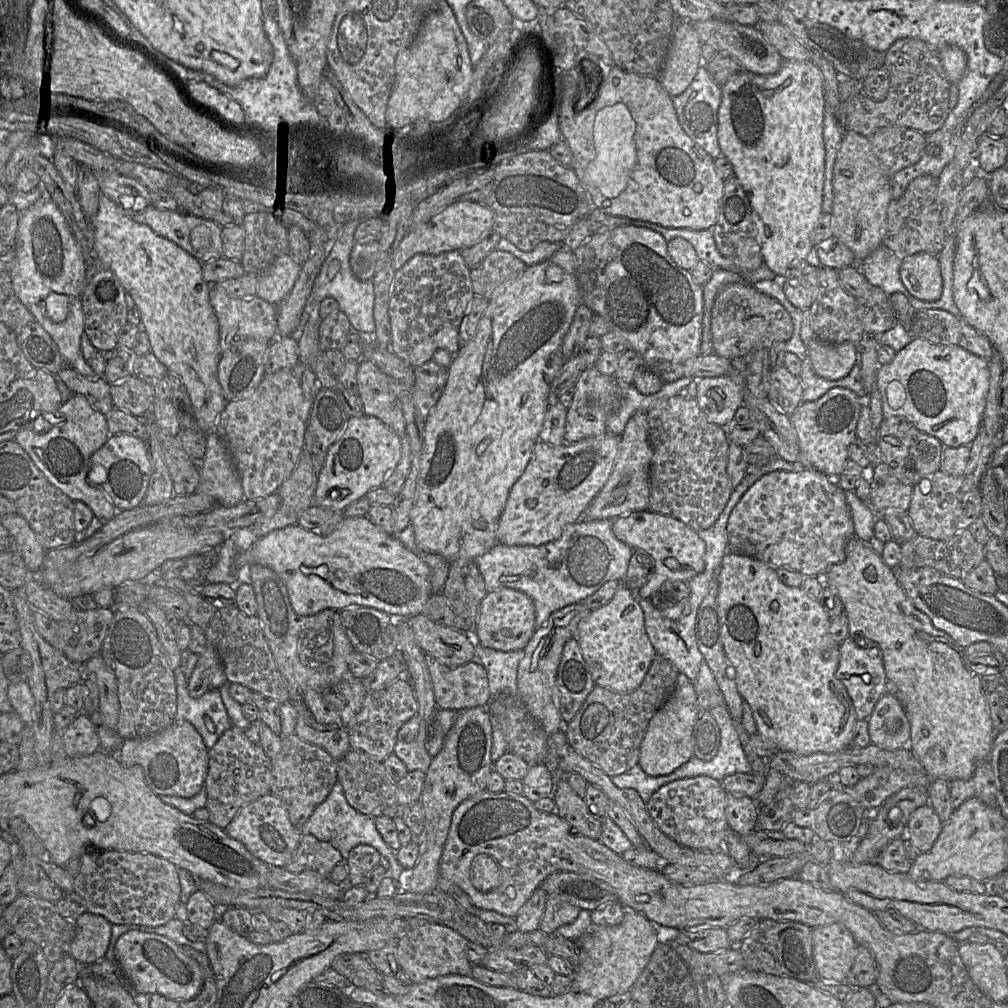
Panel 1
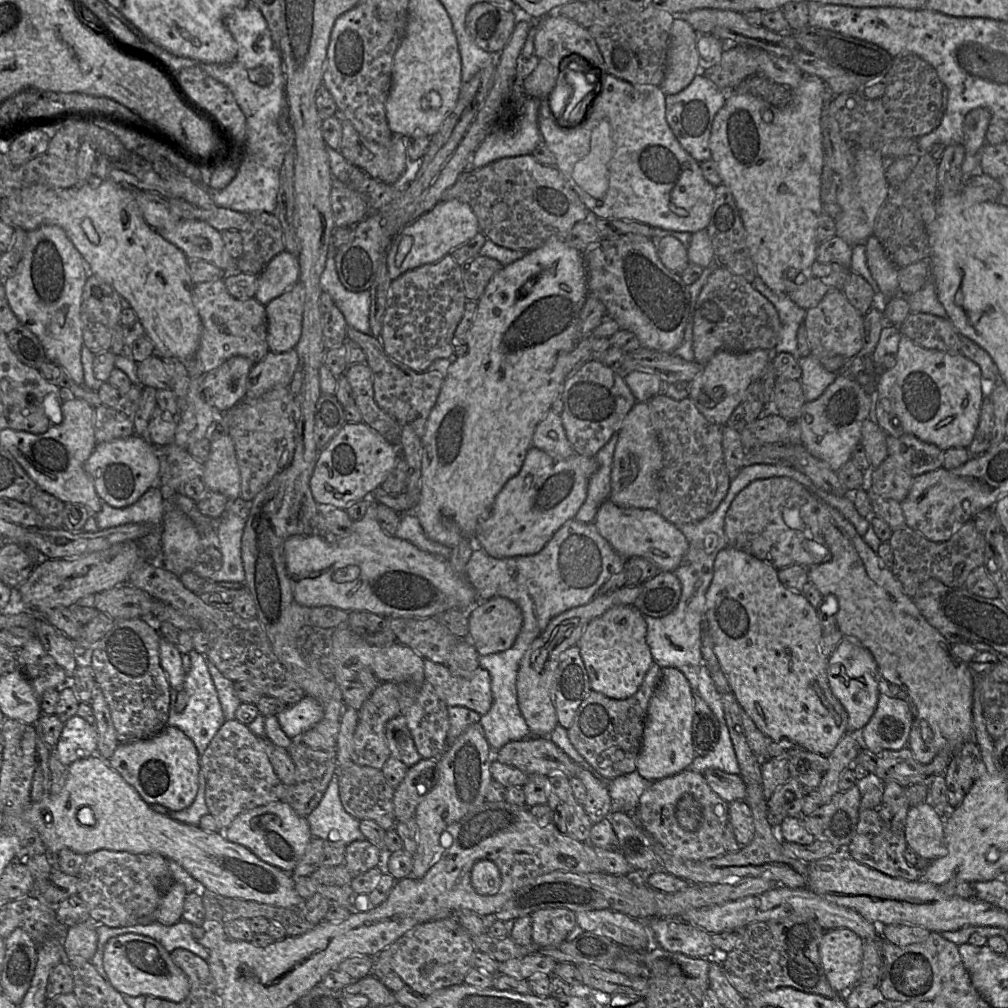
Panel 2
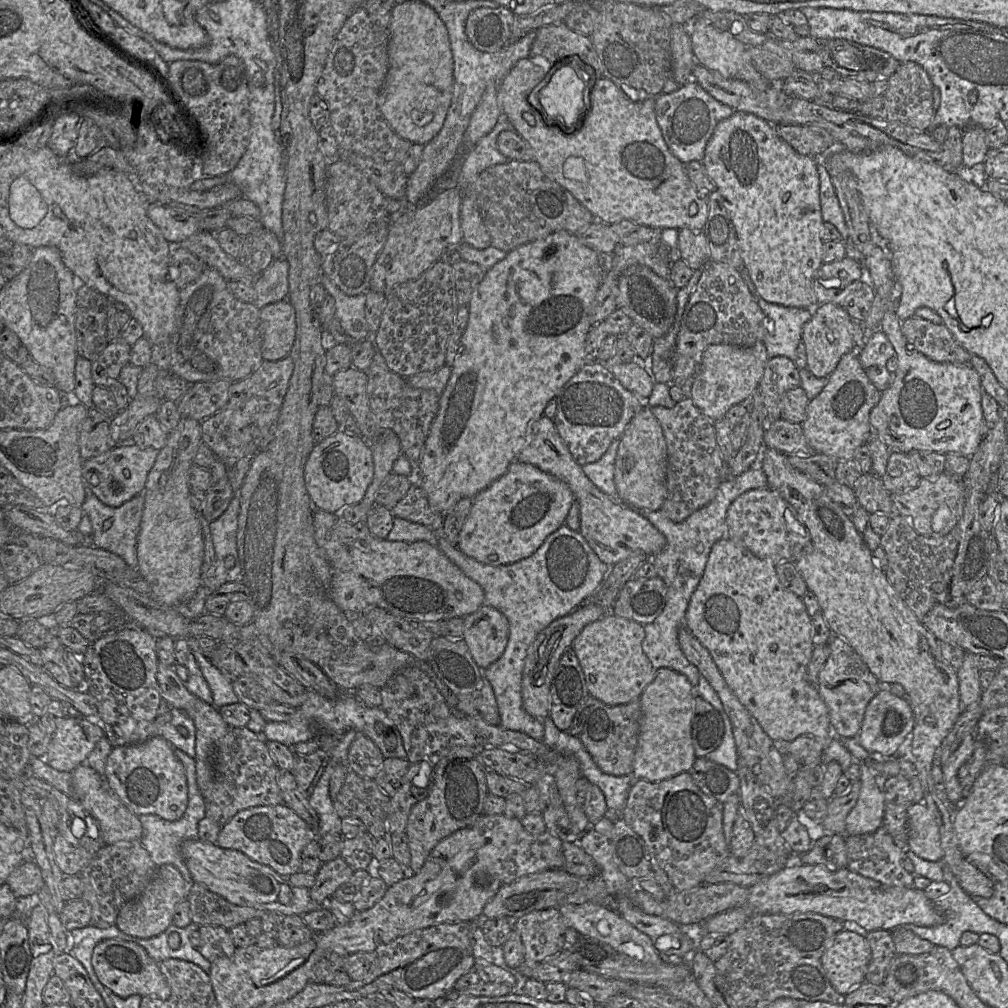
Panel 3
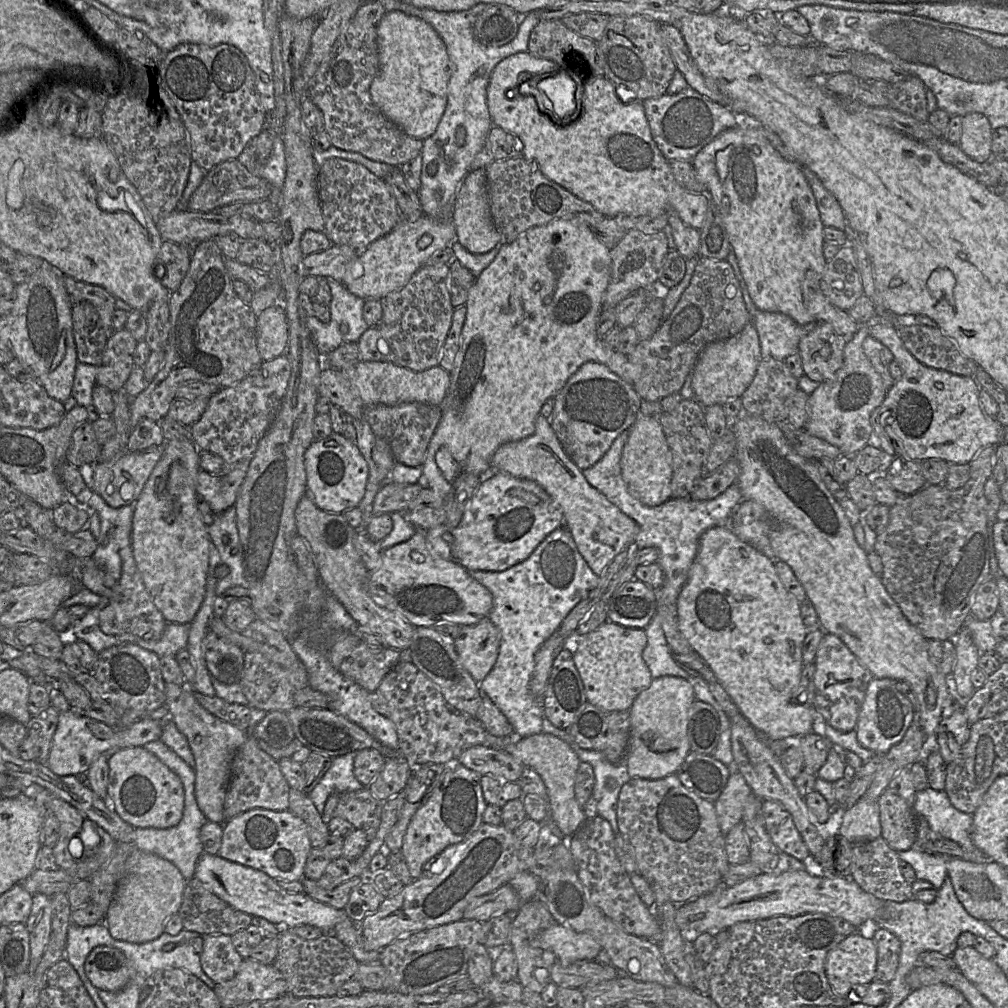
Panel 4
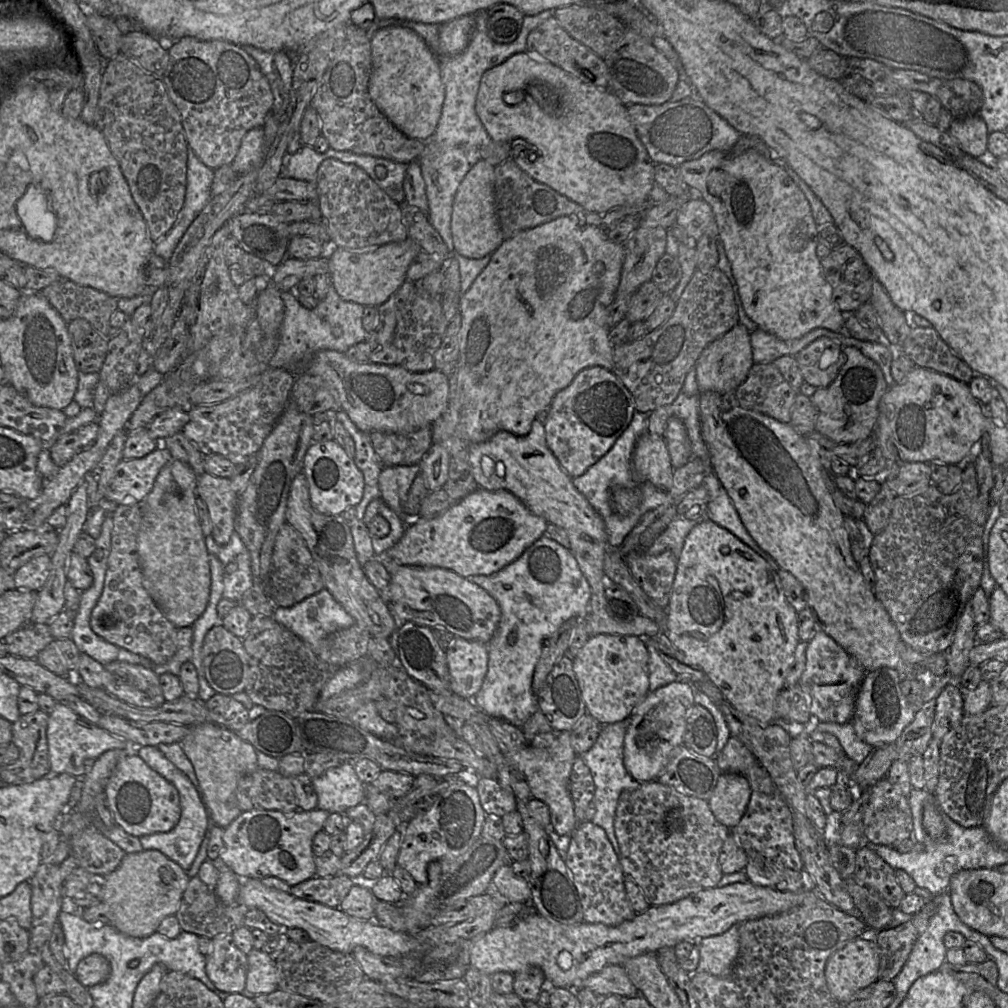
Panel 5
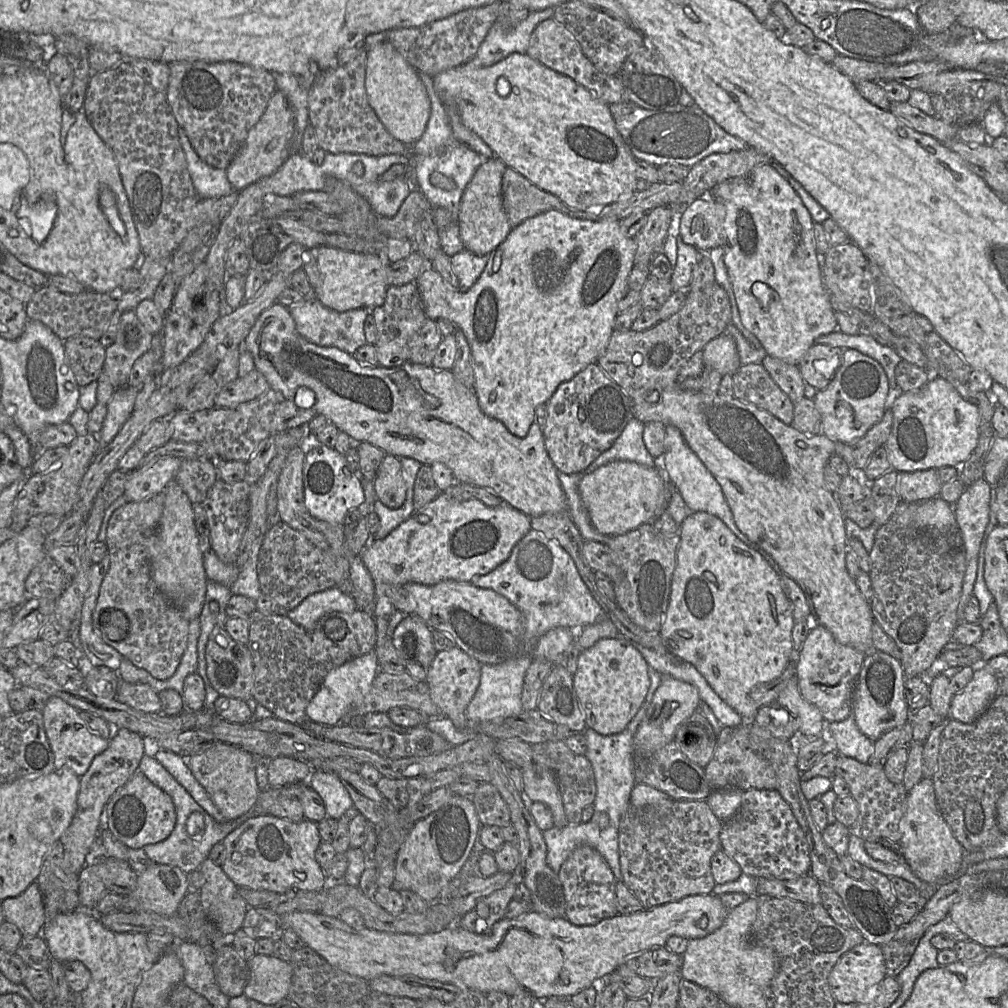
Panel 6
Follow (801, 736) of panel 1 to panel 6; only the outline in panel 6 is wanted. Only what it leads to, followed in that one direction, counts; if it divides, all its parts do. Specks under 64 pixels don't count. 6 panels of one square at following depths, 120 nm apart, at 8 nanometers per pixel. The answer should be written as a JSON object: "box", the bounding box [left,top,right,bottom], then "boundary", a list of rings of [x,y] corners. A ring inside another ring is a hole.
{"box":[660,512,795,721],"boundary":[[[690,512],[679,527],[679,546],[676,553],[676,566],[671,578],[671,591],[665,620],[660,629],[662,641],[669,654],[678,660],[692,664],[706,679],[717,695],[732,707],[745,721],[753,721],[758,707],[750,697],[750,691],[758,684],[778,678],[791,662],[793,649],[792,629],[795,624],[792,604],[785,595],[778,573],[757,551],[743,543],[717,516],[707,512]]]}

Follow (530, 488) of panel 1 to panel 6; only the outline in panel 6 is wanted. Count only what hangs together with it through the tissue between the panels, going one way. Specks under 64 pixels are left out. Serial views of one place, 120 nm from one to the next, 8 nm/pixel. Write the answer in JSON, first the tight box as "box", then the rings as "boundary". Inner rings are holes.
{"box":[360,491,531,646],"boundary":[[[443,491],[387,537],[373,538],[360,557],[375,586],[376,646],[382,646],[385,642],[389,620],[396,611],[385,595],[386,584],[404,586],[418,583],[432,586],[445,580],[471,582],[473,576],[485,575],[503,563],[515,544],[531,529],[531,517],[505,502],[488,507],[476,499],[455,500]]]}

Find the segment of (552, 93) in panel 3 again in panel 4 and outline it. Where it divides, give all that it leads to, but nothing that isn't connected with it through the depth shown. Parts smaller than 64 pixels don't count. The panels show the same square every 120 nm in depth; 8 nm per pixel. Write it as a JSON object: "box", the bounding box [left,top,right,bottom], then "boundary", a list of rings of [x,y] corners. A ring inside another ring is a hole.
{"box":[535,69,581,122],"boundary":[[[560,69],[548,78],[543,78],[535,84],[541,94],[547,117],[555,122],[564,122],[563,119],[571,116],[576,109],[581,110],[580,83],[563,69]]]}

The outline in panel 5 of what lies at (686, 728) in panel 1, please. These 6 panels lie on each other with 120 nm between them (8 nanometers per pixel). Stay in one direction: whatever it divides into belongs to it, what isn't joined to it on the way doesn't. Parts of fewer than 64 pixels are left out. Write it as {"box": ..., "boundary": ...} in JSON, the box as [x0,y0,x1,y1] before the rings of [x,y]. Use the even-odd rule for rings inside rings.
{"box":[623,681,694,783],"boundary":[[[674,681],[649,692],[633,709],[624,739],[623,763],[636,782],[649,783],[658,779],[668,764],[672,751],[683,745],[687,716],[694,703],[693,686]]]}

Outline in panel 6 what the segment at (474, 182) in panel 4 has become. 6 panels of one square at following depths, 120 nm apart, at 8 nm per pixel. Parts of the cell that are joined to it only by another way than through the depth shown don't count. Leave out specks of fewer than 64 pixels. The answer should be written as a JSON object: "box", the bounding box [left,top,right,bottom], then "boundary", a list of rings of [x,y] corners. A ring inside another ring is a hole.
{"box":[458,156,511,256],"boundary":[[[493,156],[484,160],[466,186],[458,216],[458,227],[464,249],[478,256],[489,255],[508,236],[511,226],[505,213],[502,200],[502,178],[506,165]]]}

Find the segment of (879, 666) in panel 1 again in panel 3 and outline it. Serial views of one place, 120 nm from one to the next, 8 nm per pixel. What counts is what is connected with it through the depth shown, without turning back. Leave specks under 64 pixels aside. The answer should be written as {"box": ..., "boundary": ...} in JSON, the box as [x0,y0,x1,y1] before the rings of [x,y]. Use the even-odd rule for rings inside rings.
{"box":[817,636,882,738],"boundary":[[[833,636],[828,645],[830,654],[818,674],[817,689],[828,707],[833,735],[839,738],[854,737],[861,729],[868,703],[882,687],[882,683],[846,640]]]}

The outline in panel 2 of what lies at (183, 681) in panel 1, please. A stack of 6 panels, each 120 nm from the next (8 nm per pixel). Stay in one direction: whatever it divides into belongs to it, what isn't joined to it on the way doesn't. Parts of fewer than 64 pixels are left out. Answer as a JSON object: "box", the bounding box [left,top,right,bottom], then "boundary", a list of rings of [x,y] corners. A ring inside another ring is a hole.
{"box":[167,650,226,756],"boundary":[[[192,650],[189,656],[191,658],[191,670],[186,675],[184,681],[184,690],[187,692],[189,700],[182,713],[176,712],[175,707],[170,709],[167,726],[177,727],[182,730],[194,742],[201,756],[226,719],[214,682],[207,668],[206,656],[201,655],[195,650]]]}

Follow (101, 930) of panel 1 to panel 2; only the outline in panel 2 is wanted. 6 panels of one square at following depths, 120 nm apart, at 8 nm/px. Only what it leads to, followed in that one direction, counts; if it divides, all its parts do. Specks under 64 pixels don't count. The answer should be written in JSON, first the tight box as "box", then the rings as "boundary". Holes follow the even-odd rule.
{"box":[62,921,97,962],"boundary":[[[91,921],[68,927],[67,934],[62,941],[65,960],[81,957],[90,962],[97,951],[97,943],[96,924]]]}

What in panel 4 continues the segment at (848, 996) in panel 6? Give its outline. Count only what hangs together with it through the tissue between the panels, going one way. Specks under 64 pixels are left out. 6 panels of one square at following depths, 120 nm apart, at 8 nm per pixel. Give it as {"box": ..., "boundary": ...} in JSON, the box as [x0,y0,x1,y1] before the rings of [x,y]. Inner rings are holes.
{"box":[825,932,877,997],"boundary":[[[855,932],[838,943],[827,955],[825,971],[835,994],[847,997],[854,986],[874,981],[877,948],[873,938]]]}

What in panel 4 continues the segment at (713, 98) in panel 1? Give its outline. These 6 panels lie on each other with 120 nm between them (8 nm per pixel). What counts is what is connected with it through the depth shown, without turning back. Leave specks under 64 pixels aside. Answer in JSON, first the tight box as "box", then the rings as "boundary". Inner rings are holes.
{"box":[643,86,741,161],"boundary":[[[689,86],[682,92],[664,94],[643,102],[651,135],[668,161],[689,161],[721,132],[741,124],[740,118],[724,107],[699,94]]]}

